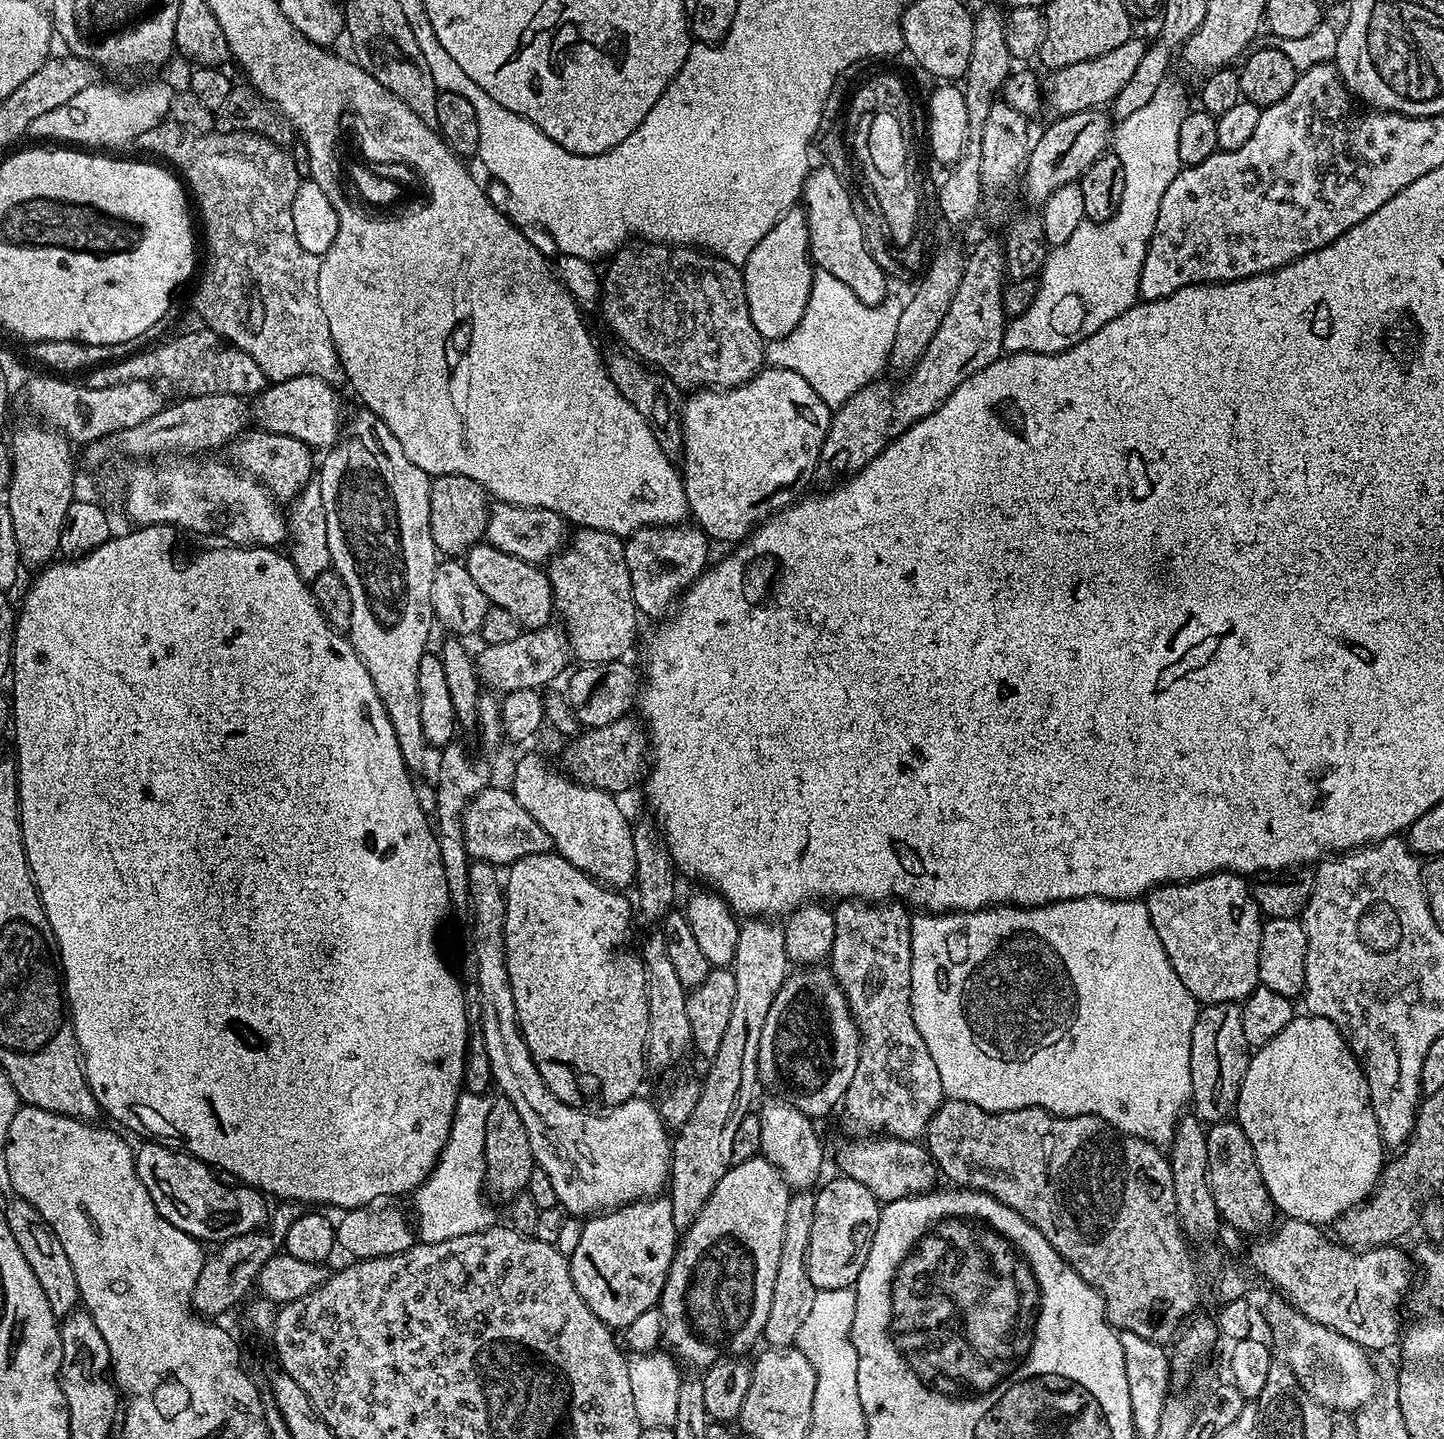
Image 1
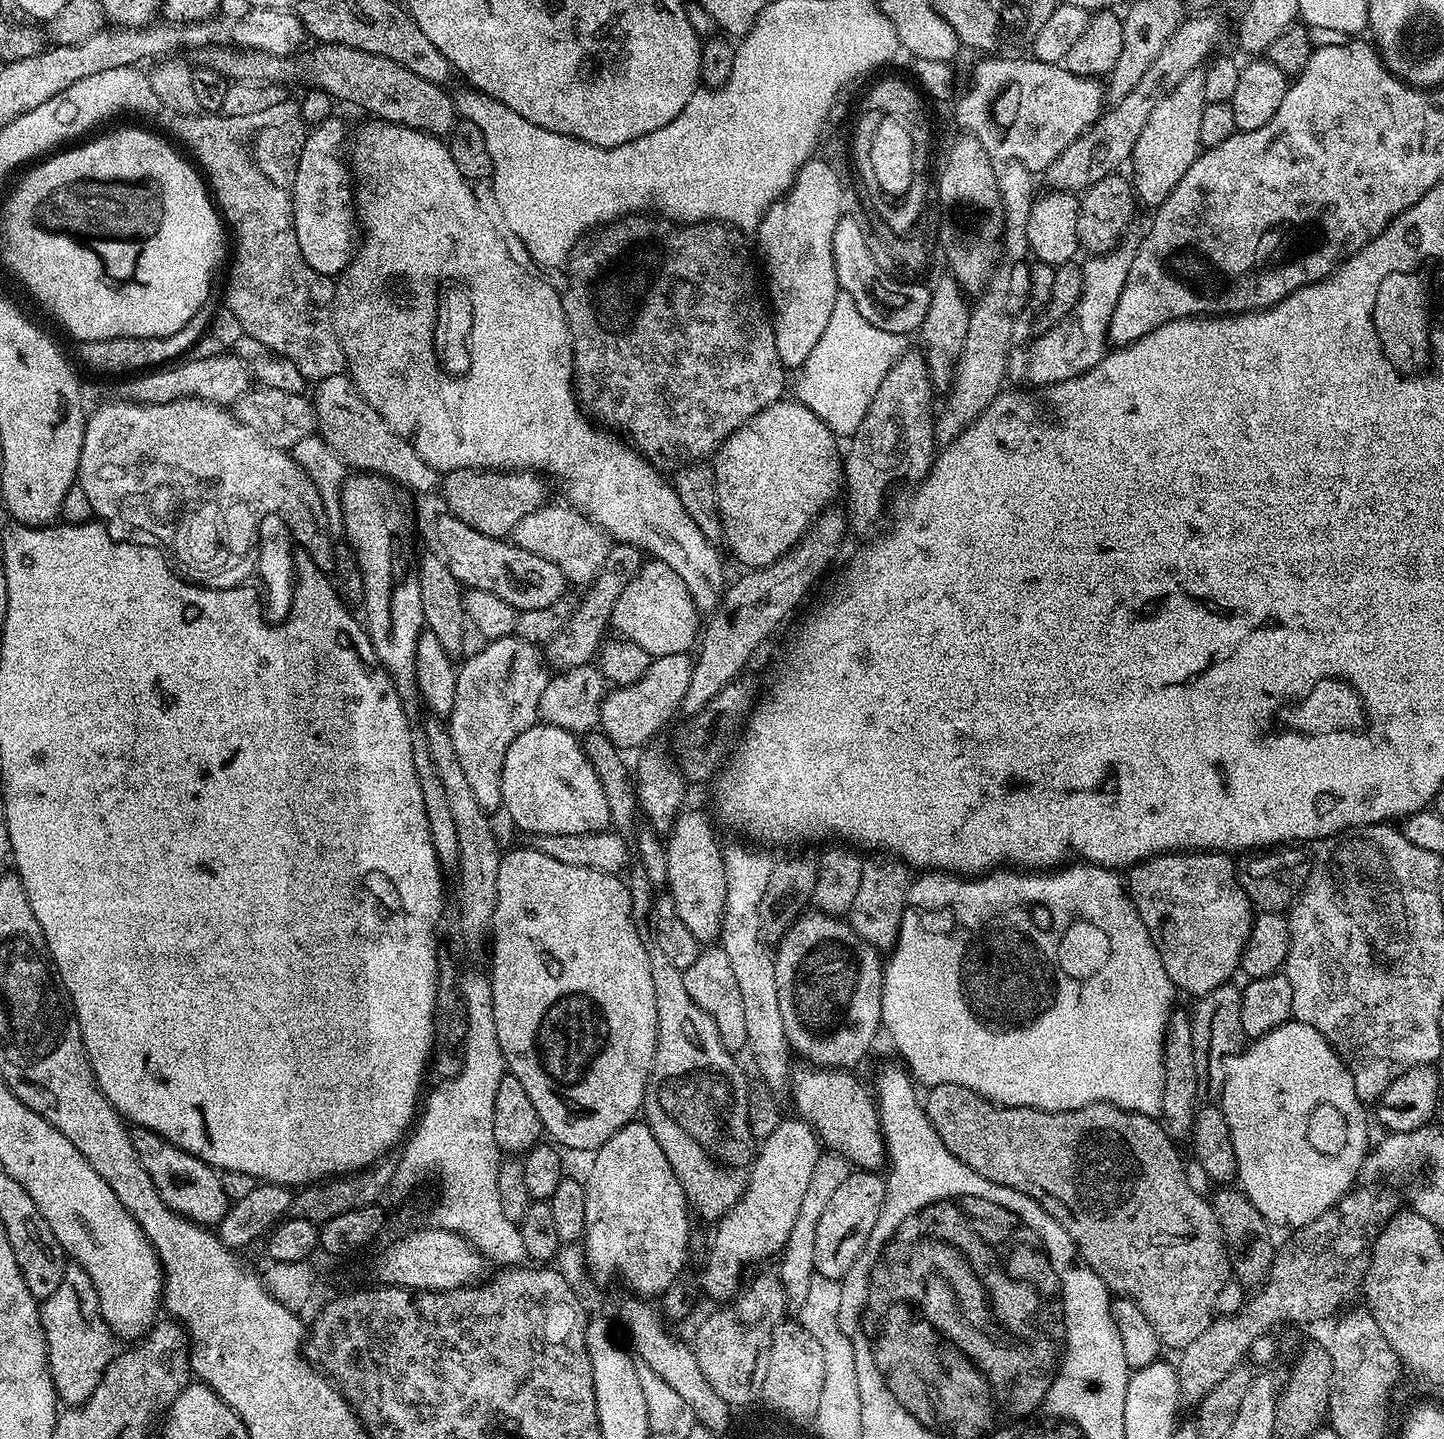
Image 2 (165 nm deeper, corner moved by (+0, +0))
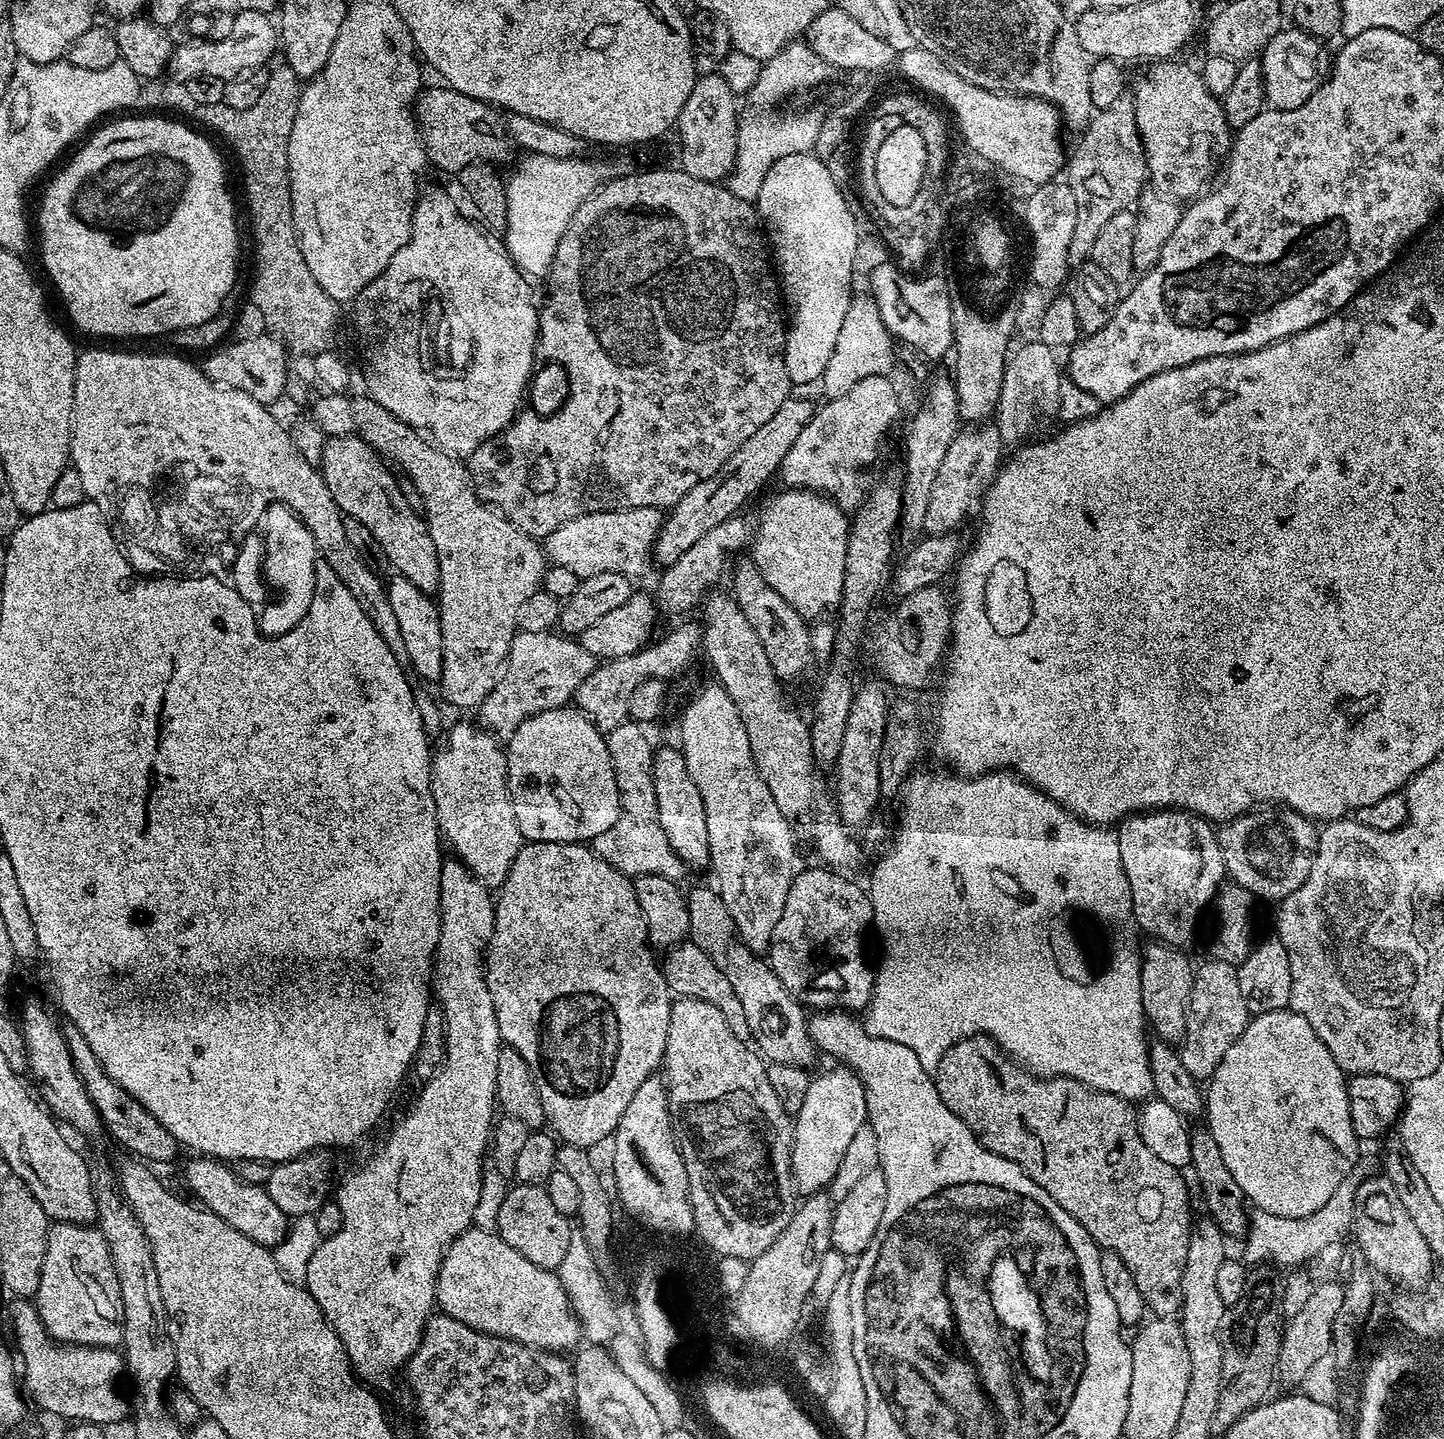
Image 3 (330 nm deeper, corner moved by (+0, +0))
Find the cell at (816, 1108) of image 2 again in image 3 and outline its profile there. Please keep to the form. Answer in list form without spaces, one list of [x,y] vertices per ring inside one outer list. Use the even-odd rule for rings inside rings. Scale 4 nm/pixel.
[[[689,887],[686,895],[690,910],[688,935],[691,943],[696,944],[702,954],[709,956],[714,966],[726,974],[730,986],[734,986],[734,994],[738,994],[742,1010],[746,1013],[746,1026],[750,1026],[752,1040],[761,1057],[771,1063],[811,1069],[811,1064],[818,1057],[818,1049],[808,1032],[809,1017],[804,1005],[794,999],[786,986],[782,986],[767,959],[761,958],[742,943],[736,935],[734,918],[730,918],[730,910],[726,910],[726,902],[722,902],[715,887]]]

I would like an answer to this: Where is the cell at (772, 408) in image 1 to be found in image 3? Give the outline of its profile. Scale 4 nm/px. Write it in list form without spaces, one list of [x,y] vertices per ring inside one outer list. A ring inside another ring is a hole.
[[[789,487],[783,491],[765,504],[756,528],[754,524],[750,559],[762,570],[762,578],[766,578],[805,621],[812,622],[815,616],[831,608],[833,611],[844,597],[850,520],[845,509],[819,492]]]

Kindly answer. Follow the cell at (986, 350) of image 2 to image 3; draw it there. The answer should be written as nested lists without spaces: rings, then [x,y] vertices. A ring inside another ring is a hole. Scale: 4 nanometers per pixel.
[[[984,422],[969,428],[972,428],[969,432],[957,432],[954,442],[950,442],[950,450],[946,450],[942,466],[938,466],[938,478],[934,478],[934,490],[930,493],[930,510],[926,512],[924,523],[929,536],[955,533],[956,527],[971,512],[973,515],[974,509],[981,503],[984,493],[996,480],[996,474],[1002,467],[1002,441],[1000,430],[995,423]]]

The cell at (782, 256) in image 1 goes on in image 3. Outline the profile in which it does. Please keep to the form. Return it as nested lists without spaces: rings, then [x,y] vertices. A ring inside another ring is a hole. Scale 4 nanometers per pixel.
[[[803,152],[786,154],[786,158],[778,158],[778,162],[770,166],[762,182],[762,190],[758,190],[758,198],[754,202],[766,239],[774,253],[774,268],[778,273],[778,283],[782,289],[783,299],[786,301],[787,311],[790,313],[784,357],[788,376],[796,386],[812,384],[815,380],[817,383],[823,377],[826,366],[830,362],[830,354],[834,354],[838,333],[842,331],[846,310],[854,295],[851,278],[852,267],[857,256],[859,232],[856,229],[858,217],[852,213],[848,200],[849,197],[836,184],[830,170],[819,157],[812,152]]]

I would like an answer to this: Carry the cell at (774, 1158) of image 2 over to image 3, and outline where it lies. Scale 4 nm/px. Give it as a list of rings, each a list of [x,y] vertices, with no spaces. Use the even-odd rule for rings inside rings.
[[[847,1066],[832,1067],[836,1068],[811,1077],[805,1102],[794,1115],[792,1178],[797,1189],[804,1194],[823,1192],[831,1185],[854,1133],[868,1123],[866,1094],[859,1076]]]

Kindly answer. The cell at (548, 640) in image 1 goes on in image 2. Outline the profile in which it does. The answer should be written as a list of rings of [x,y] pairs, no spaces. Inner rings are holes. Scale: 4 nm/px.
[[[616,542],[609,547],[604,567],[600,569],[595,580],[587,585],[588,593],[585,594],[584,601],[580,605],[575,605],[572,617],[564,625],[564,629],[546,646],[546,660],[553,669],[577,668],[583,664],[593,663],[594,657],[605,643],[604,631],[609,631],[614,602],[618,602],[618,594],[626,590],[630,578],[638,574],[641,563],[642,553],[633,544]]]

